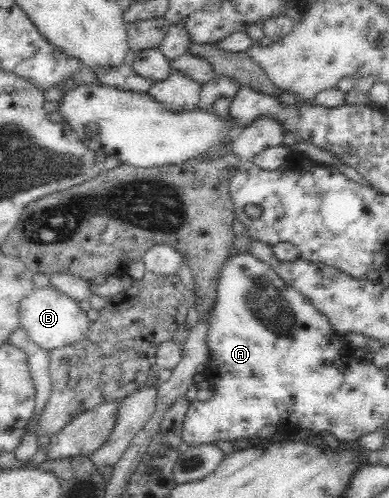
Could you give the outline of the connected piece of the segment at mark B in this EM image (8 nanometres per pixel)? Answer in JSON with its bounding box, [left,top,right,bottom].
[20,286,92,352]

